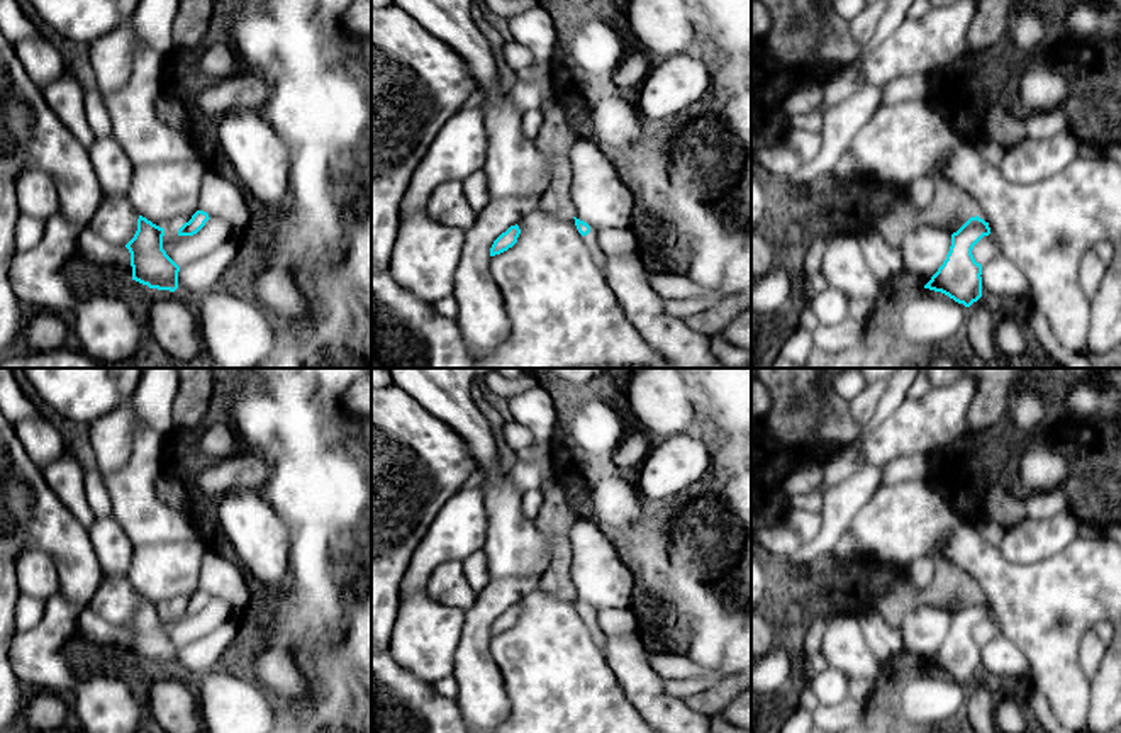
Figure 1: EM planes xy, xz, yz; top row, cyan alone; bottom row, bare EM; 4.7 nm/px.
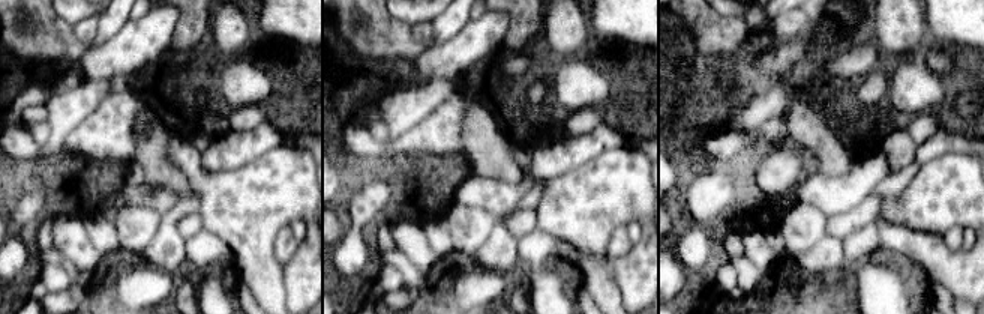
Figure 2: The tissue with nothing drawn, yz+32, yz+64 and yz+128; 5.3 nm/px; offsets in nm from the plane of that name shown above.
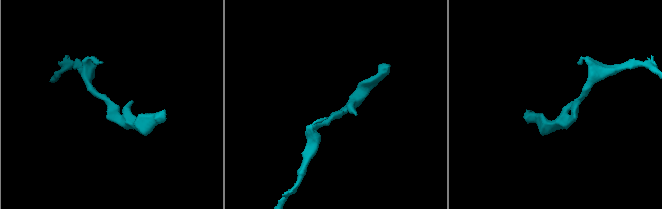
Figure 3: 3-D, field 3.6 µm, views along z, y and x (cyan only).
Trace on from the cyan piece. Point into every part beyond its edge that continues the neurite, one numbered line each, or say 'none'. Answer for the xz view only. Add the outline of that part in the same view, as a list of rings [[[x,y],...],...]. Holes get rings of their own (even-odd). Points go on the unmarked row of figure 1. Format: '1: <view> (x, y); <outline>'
1: xz (591, 620); [[[590,607],[590,613],[587,616],[582,616],[582,618],[590,629],[590,635],[592,635],[595,645],[605,655],[607,635],[599,626],[599,616],[597,616],[595,609]]]

